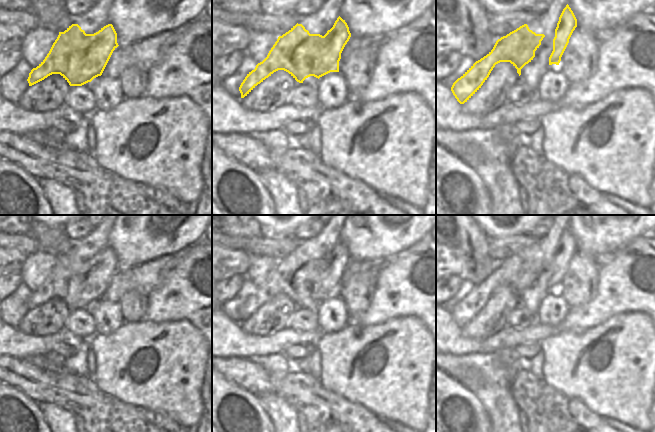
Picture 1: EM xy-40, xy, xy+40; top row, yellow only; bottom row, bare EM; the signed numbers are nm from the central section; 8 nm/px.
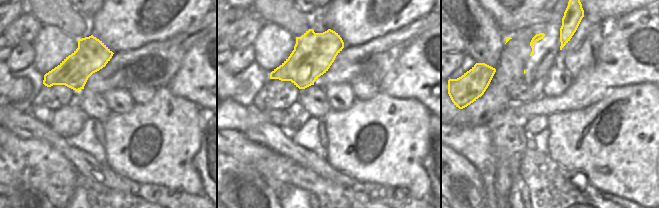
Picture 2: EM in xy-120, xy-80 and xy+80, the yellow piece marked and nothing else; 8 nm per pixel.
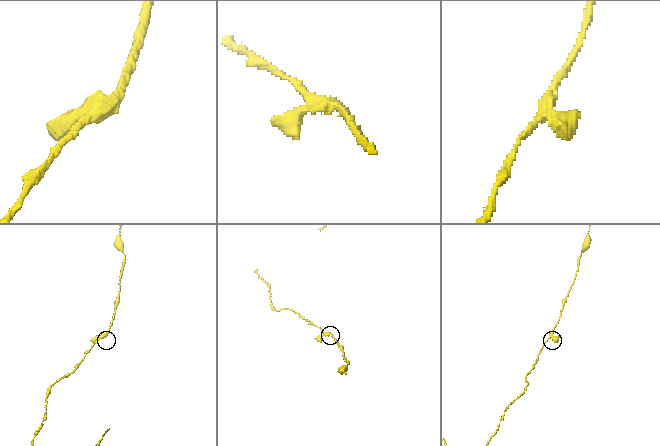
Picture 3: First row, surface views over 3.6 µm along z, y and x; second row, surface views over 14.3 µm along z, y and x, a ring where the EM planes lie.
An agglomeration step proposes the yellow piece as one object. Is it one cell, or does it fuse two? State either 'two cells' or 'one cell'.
one cell

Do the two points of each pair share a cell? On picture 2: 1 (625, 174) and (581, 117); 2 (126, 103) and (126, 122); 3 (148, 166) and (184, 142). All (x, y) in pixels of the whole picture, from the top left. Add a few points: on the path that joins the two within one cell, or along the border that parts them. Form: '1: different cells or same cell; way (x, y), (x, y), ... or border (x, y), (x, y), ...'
1: same cell; way (605, 154), (601, 150), (576, 150), (579, 137)
2: different cells; border (135, 103), (126, 112), (120, 114), (112, 113)
3: same cell; way (157, 158), (175, 142)

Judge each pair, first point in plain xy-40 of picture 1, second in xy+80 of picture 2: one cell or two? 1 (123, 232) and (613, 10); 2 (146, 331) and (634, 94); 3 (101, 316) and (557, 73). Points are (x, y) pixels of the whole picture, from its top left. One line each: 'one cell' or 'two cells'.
1: one cell
2: one cell
3: one cell

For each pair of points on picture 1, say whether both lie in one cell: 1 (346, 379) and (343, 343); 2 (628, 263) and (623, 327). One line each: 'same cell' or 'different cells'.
1: same cell
2: different cells

